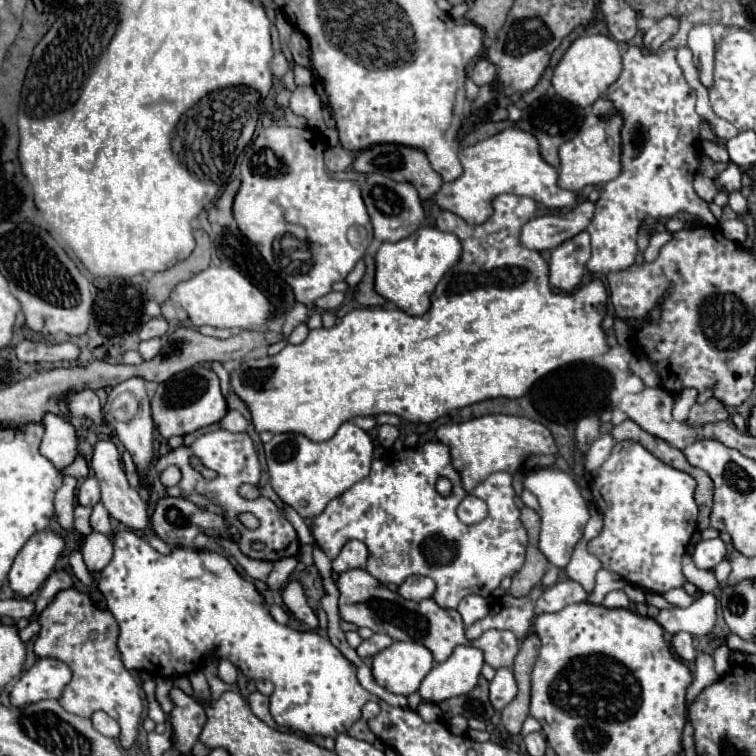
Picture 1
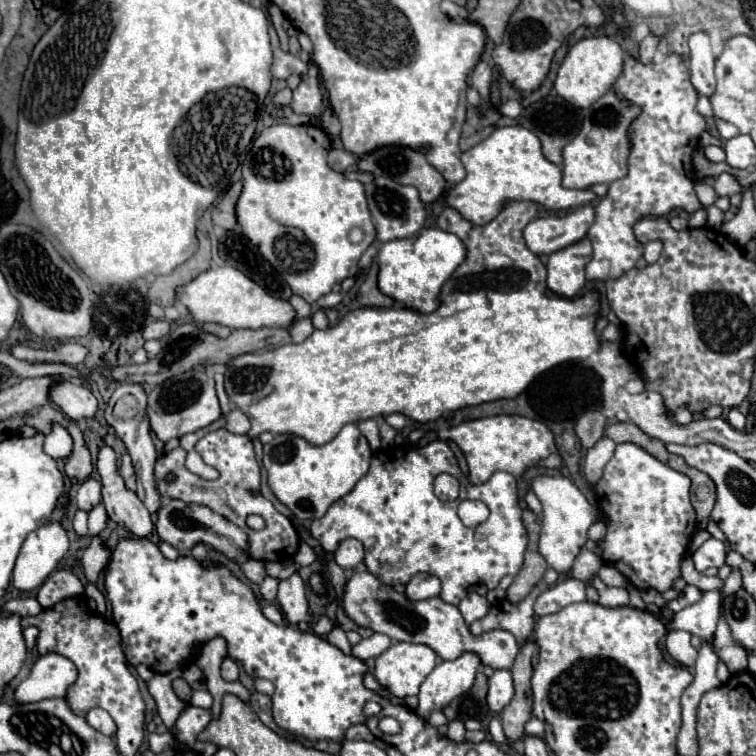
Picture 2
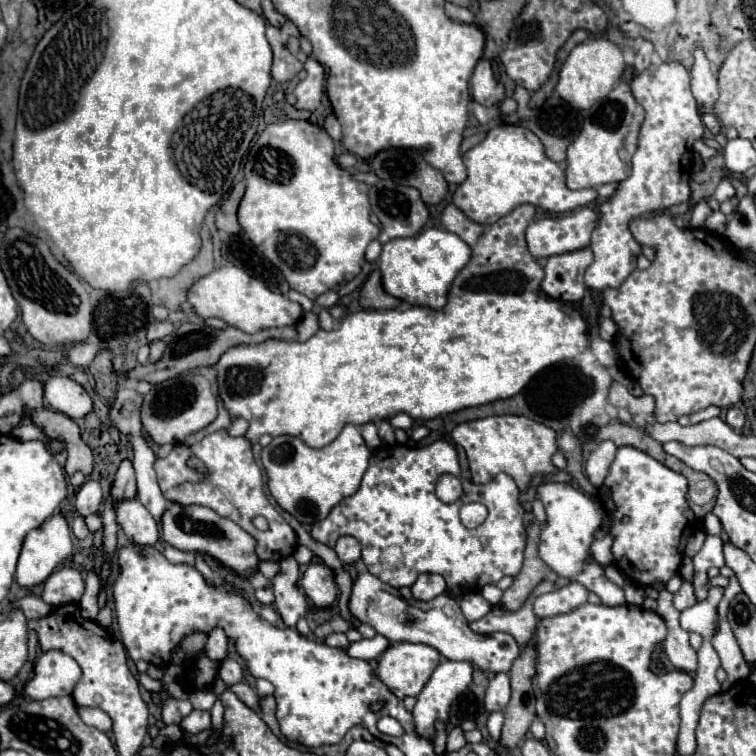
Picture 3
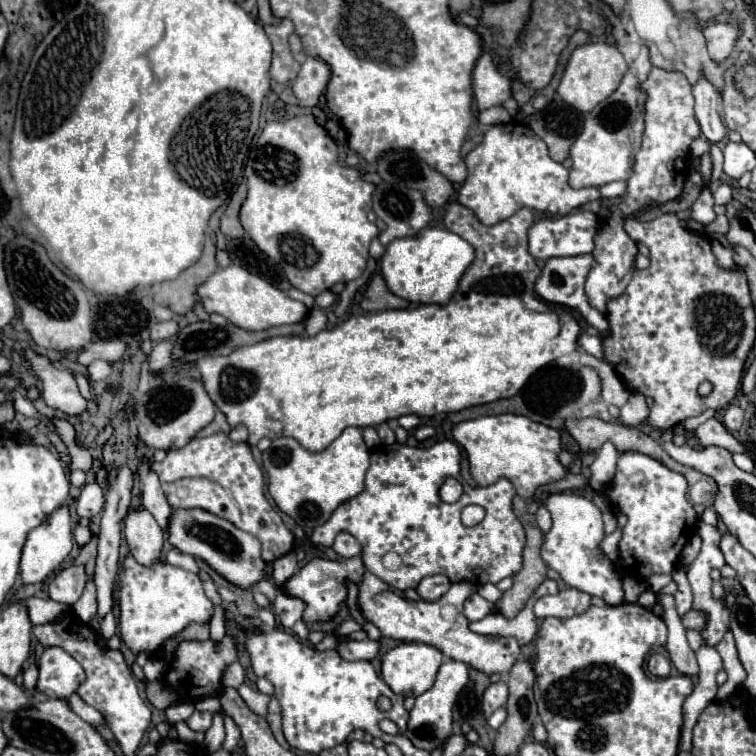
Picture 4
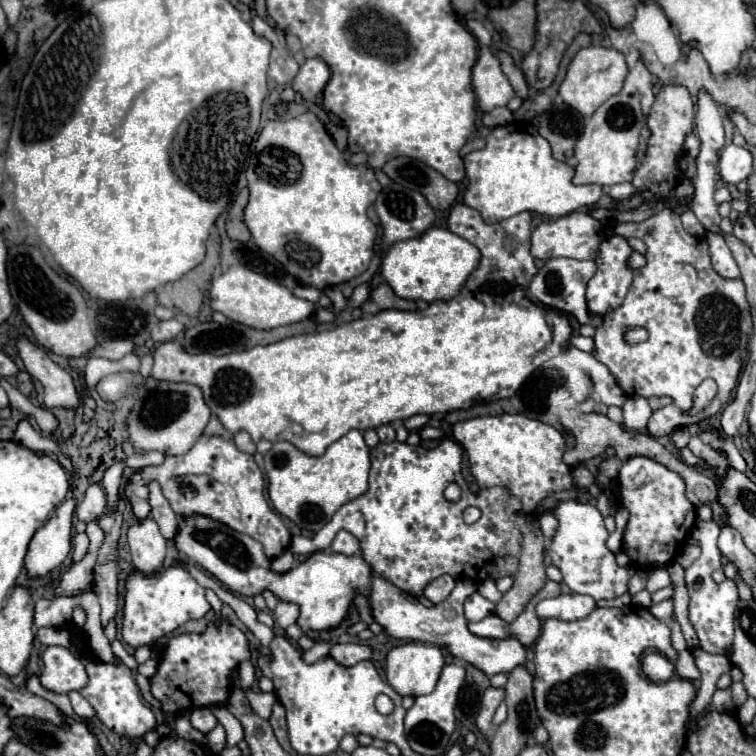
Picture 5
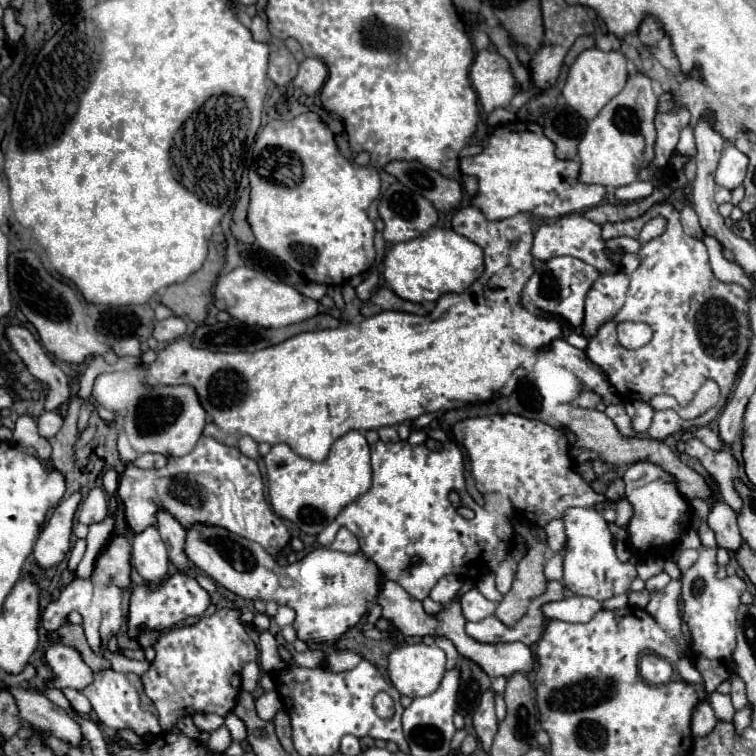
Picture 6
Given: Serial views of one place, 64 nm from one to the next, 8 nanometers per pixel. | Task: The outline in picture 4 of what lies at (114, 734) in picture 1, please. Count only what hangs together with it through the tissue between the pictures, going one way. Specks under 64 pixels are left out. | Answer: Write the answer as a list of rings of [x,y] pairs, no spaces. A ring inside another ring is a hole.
[[[72,694],[70,698],[70,706],[72,706],[72,710],[84,720],[84,722],[88,722],[88,724],[92,724],[92,726],[106,726],[106,720],[104,720],[104,716],[96,710],[96,708],[92,708],[92,706],[88,706],[86,702],[82,702],[80,700],[80,696],[78,694]]]

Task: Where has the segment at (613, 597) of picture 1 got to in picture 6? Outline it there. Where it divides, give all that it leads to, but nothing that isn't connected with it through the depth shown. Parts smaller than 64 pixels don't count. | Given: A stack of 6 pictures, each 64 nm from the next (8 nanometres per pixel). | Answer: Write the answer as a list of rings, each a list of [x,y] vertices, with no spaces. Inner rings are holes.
[[[568,508],[562,516],[566,542],[558,552],[564,560],[564,586],[578,596],[590,596],[598,602],[630,590],[630,582],[636,578],[636,566],[622,564],[612,548],[612,534],[606,520],[596,508]]]

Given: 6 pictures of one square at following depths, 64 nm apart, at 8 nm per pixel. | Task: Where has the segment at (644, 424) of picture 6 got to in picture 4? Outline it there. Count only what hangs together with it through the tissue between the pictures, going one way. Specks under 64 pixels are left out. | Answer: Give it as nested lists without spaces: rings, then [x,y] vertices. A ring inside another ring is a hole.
[[[632,394],[630,400],[620,408],[620,422],[626,426],[638,426],[646,418],[648,418],[648,406],[642,394]]]

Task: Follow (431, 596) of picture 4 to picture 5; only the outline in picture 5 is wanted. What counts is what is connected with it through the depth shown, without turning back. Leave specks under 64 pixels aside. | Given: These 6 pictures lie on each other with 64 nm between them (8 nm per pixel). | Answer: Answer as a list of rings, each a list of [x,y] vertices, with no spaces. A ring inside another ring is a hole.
[[[438,576],[436,580],[432,580],[430,584],[426,584],[426,588],[424,588],[424,596],[430,600],[430,602],[434,602],[434,604],[438,604],[438,602],[442,602],[442,600],[446,600],[448,598],[448,594],[452,592],[452,588],[454,588],[454,584],[456,584],[456,580],[452,578],[452,576]]]

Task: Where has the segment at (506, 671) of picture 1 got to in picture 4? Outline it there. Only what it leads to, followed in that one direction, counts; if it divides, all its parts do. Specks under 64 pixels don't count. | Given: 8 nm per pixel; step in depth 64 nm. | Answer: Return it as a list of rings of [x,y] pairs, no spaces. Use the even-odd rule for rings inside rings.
[[[498,680],[494,684],[490,684],[484,692],[484,702],[482,702],[482,710],[484,710],[484,716],[488,718],[494,710],[502,708],[508,700],[508,684],[504,680]]]

